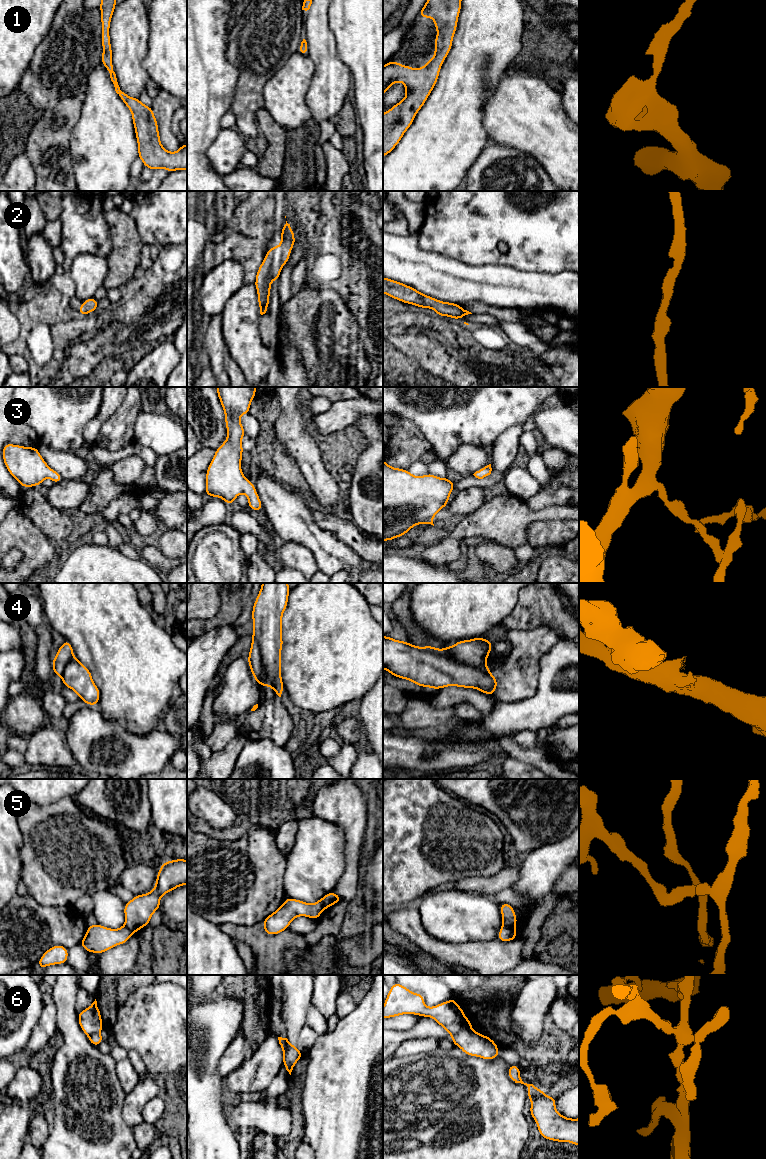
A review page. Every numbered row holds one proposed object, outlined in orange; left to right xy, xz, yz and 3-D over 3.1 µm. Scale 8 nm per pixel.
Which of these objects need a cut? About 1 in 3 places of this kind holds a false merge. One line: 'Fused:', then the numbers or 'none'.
Fused: 4, 5, 6

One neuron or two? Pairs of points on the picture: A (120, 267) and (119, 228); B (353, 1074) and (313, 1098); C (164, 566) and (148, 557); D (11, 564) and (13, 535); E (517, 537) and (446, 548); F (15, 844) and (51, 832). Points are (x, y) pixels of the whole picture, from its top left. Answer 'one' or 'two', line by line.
A: one
B: one
C: one
D: two
E: one
F: two

